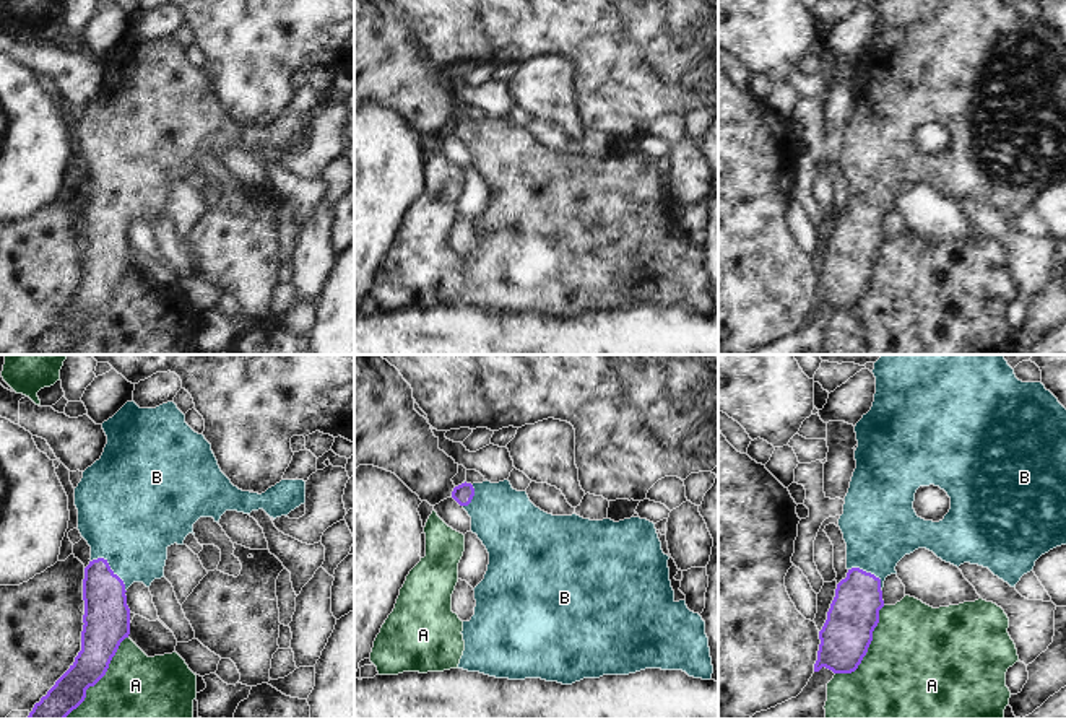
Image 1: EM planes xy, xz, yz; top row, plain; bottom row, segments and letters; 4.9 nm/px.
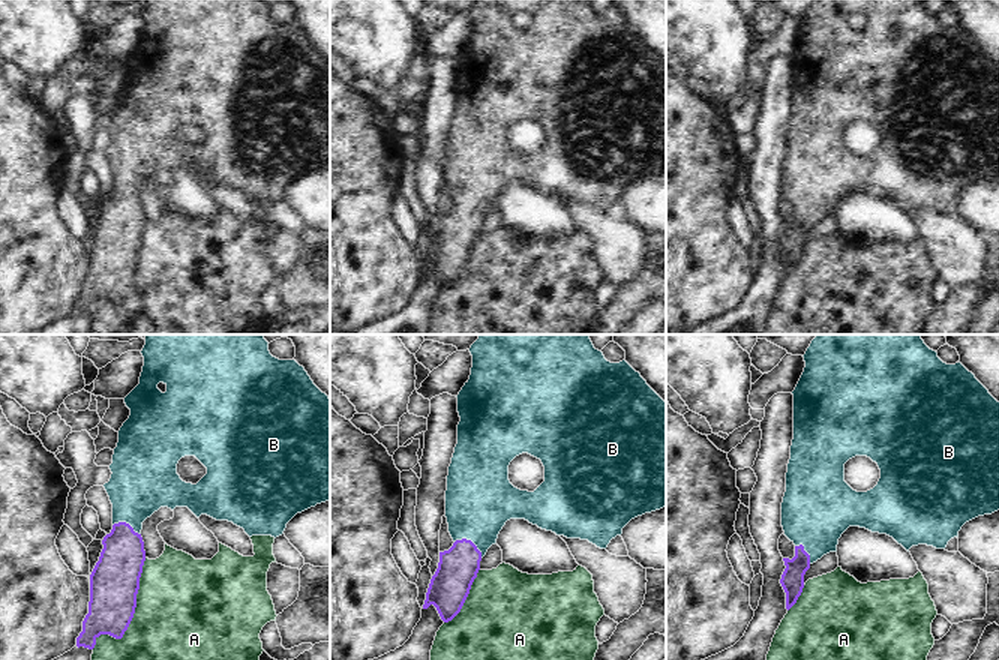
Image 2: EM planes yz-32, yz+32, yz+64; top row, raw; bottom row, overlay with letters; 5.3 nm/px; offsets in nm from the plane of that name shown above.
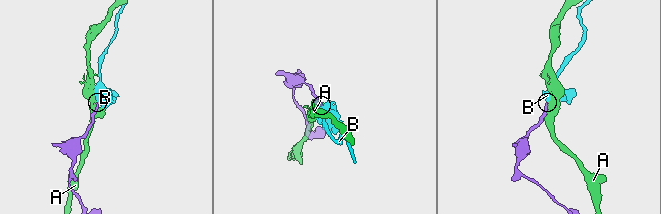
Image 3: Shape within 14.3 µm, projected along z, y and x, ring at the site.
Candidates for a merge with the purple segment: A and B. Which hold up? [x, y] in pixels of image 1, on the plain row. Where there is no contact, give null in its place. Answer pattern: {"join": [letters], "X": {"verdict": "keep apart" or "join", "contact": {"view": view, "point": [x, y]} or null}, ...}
{"join": ["B"], "A": {"verdict": "keep apart", "contact": {"view": "xy", "point": [99, 314]}}, "B": {"verdict": "join", "contact": {"view": "xy", "point": [111, 205]}}}

